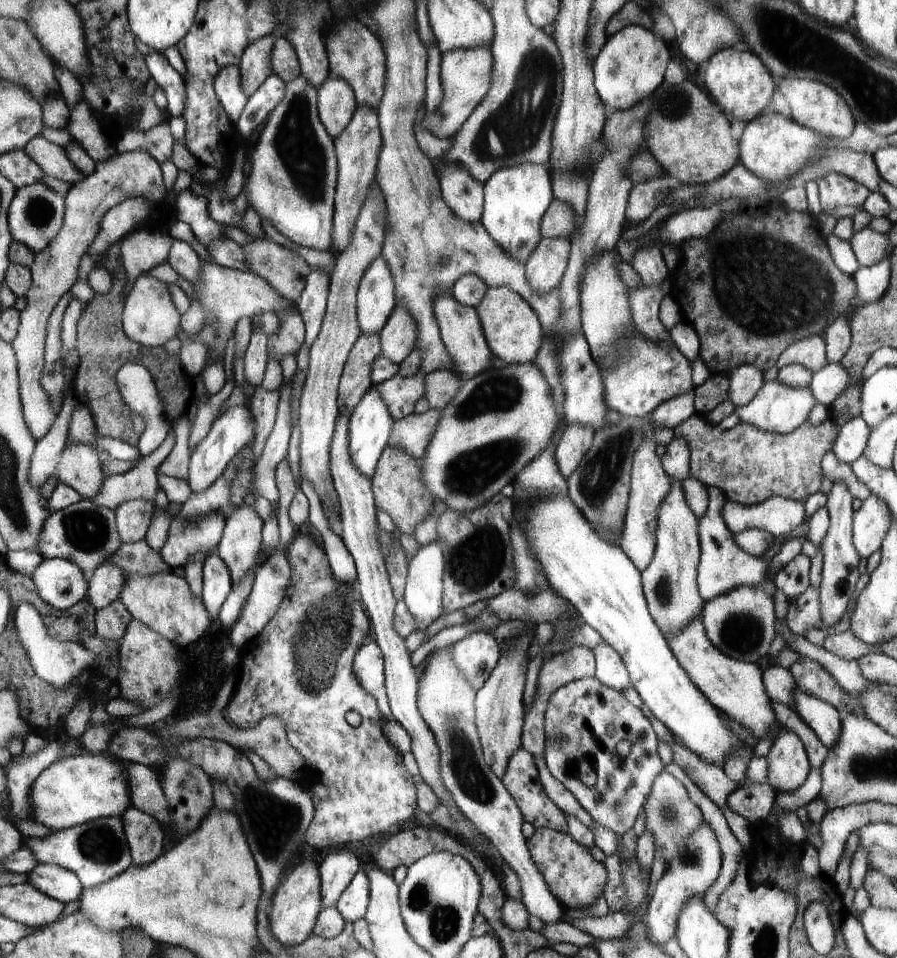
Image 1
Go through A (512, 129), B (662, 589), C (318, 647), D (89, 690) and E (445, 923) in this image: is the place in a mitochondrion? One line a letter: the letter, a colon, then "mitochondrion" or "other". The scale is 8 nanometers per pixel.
A: mitochondrion
B: mitochondrion
C: mitochondrion
D: other
E: mitochondrion

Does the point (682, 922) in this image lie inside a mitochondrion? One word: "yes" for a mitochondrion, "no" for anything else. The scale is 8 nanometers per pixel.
no

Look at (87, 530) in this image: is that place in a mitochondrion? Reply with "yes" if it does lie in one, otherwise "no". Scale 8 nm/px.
yes

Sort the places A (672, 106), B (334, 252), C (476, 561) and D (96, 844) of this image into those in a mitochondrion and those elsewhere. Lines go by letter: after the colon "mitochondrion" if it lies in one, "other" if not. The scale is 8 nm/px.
A: mitochondrion
B: other
C: mitochondrion
D: mitochondrion

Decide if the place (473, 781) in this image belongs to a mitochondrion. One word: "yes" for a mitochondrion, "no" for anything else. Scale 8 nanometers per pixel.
yes

